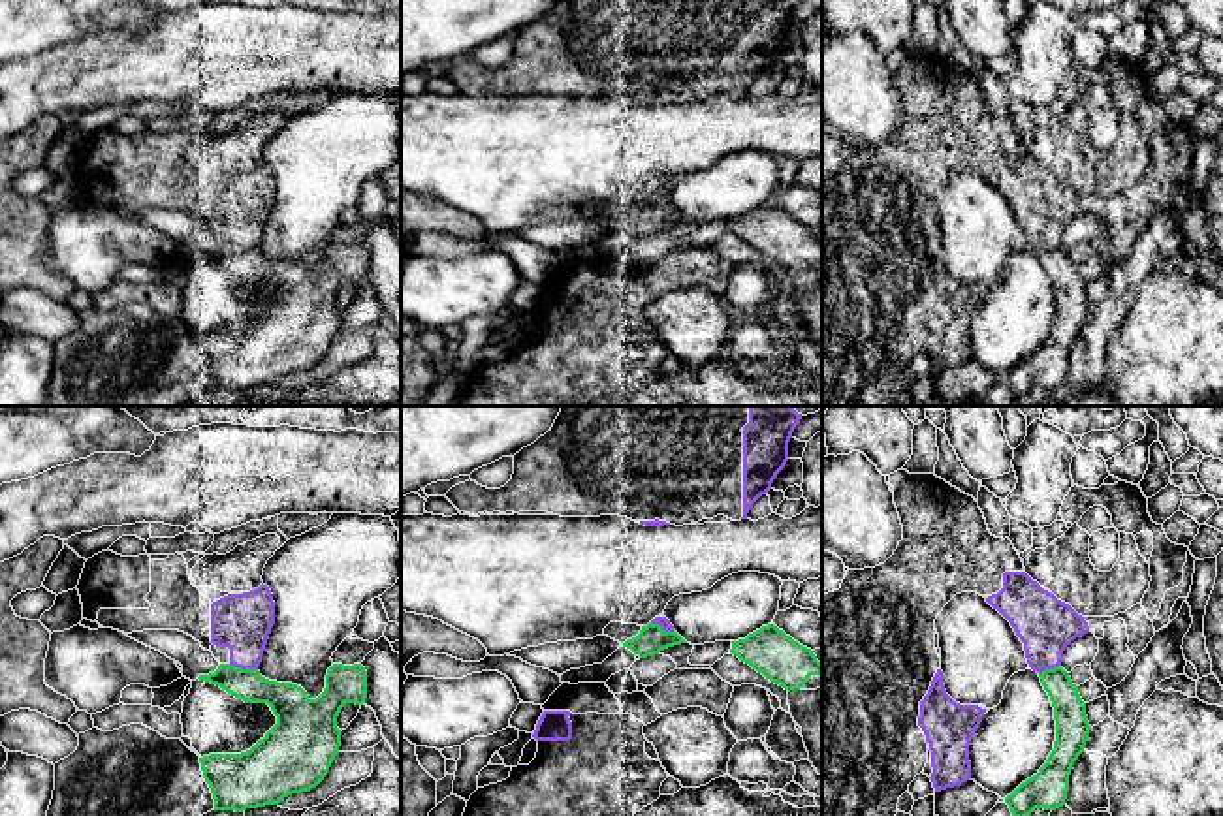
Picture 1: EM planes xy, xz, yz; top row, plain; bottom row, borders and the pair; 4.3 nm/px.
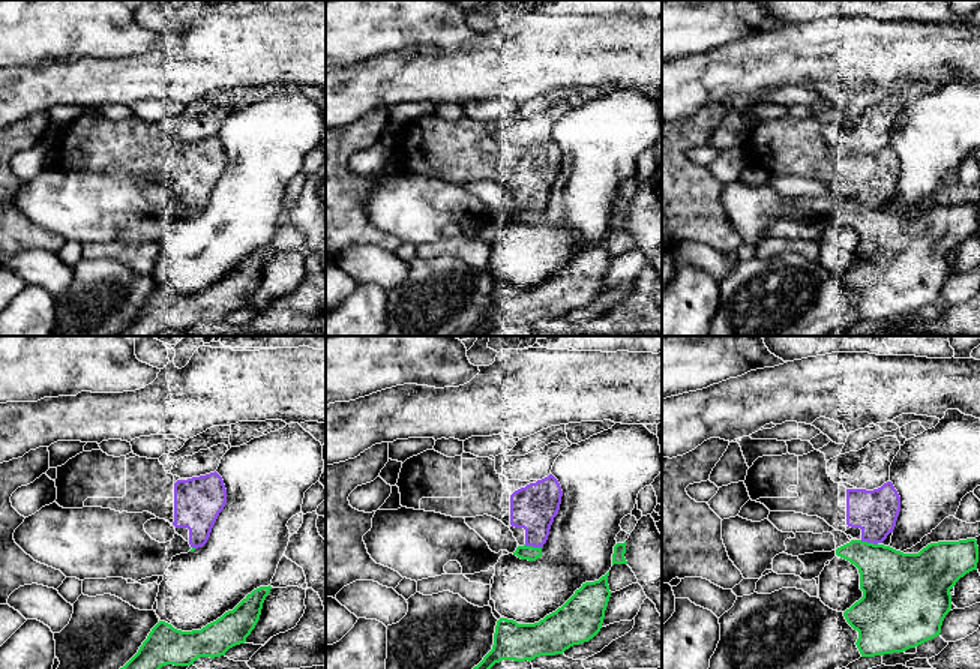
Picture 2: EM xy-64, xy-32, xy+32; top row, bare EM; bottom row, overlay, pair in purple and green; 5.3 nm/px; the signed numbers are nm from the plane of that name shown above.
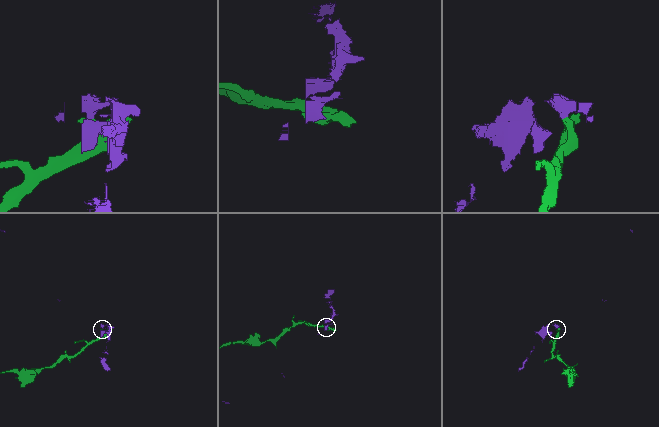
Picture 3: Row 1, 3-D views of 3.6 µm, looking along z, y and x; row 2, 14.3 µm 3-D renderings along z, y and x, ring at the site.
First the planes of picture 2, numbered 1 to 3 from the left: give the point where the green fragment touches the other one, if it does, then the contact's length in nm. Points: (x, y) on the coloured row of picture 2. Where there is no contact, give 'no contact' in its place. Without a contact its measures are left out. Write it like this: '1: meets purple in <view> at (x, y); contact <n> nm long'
1: meets purple in xy-64 at (194, 546); contact 30 nm long
2: meets purple in xy-32 at (533, 546); contact 100 nm long
3: meets purple in xy+32 at (869, 542); contact 100 nm long

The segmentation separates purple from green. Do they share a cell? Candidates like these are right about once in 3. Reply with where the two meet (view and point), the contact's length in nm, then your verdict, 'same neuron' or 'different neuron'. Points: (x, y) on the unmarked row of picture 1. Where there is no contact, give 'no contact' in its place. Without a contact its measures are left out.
contact xy (243, 247); length 130 nm; different neuron

